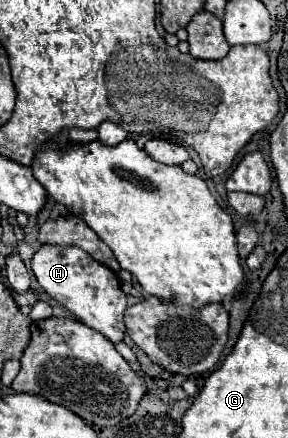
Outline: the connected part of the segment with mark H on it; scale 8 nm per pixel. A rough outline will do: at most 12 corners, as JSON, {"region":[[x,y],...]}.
{"region":[[40,247],[38,285],[112,343],[126,295],[80,247]]}

